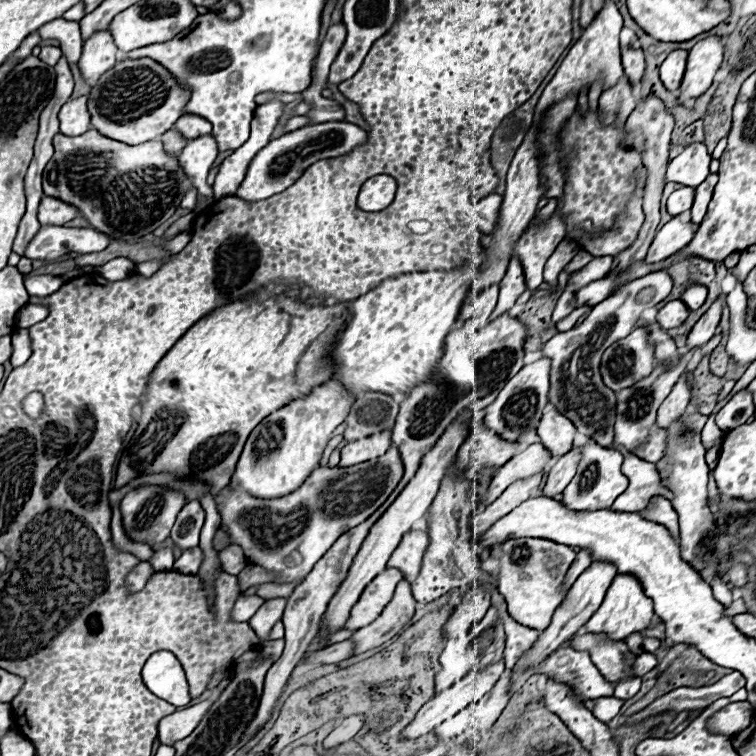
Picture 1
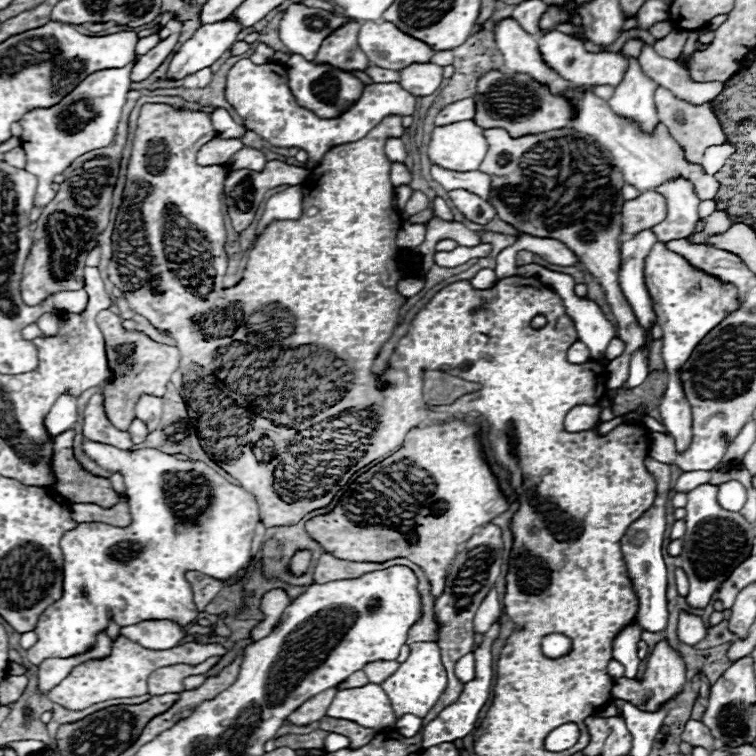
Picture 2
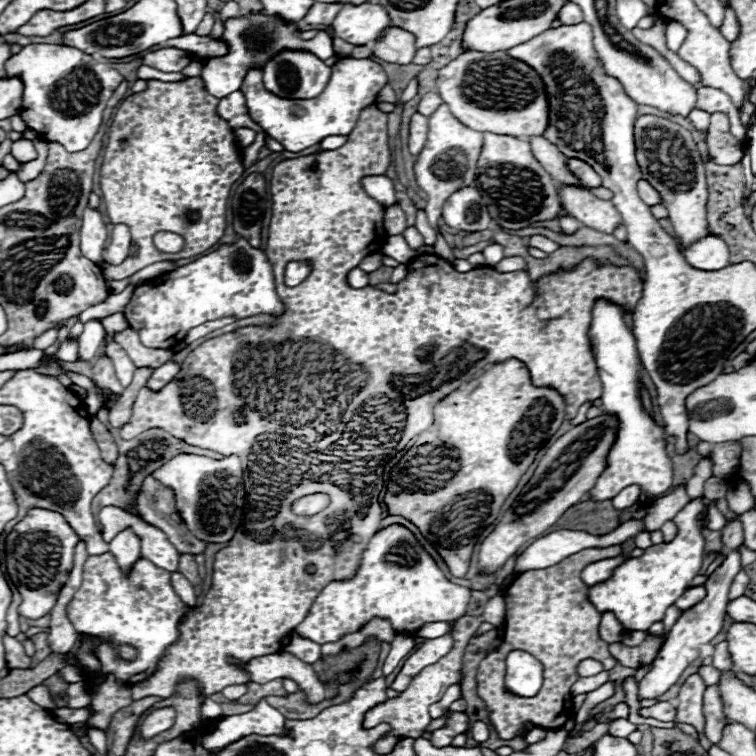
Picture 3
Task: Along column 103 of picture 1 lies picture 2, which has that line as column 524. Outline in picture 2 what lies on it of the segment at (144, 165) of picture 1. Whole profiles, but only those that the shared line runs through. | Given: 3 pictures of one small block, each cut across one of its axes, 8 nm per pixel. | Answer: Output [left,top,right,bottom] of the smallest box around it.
[480,128,644,389]

